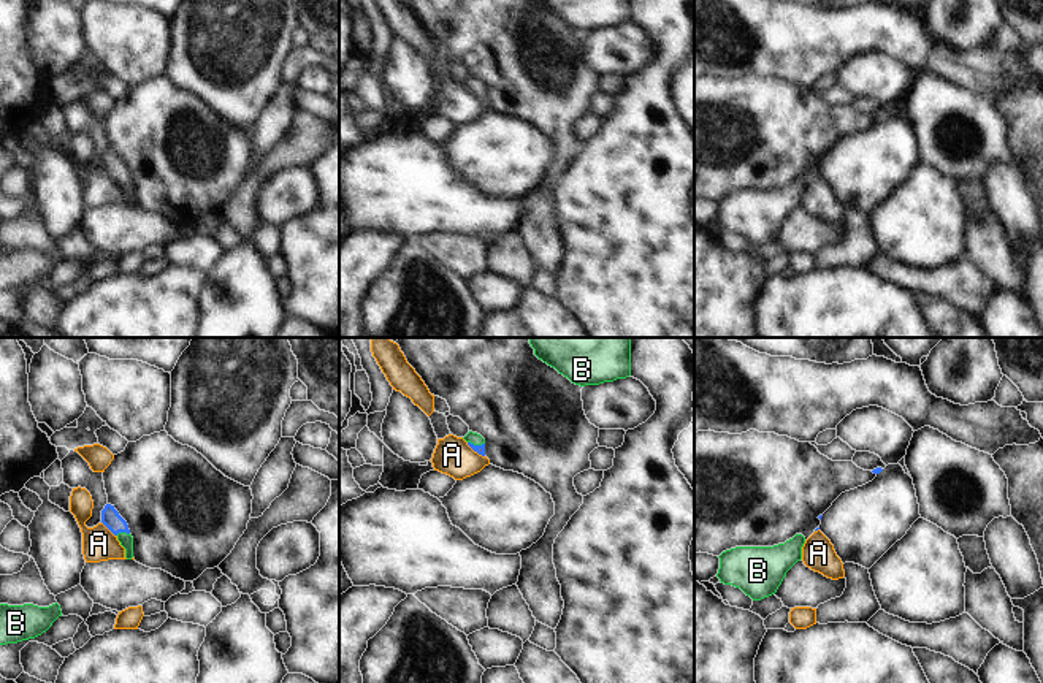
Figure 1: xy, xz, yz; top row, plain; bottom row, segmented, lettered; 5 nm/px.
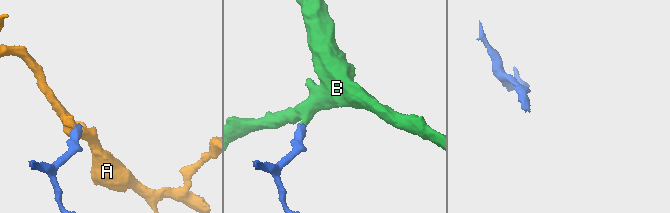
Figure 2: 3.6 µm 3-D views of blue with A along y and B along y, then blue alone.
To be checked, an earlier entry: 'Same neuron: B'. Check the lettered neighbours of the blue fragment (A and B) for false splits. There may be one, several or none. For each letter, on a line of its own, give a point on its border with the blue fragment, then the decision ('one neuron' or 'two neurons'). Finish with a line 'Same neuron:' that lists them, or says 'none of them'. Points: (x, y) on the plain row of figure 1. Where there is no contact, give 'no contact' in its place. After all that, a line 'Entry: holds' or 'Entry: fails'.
A: xy (110, 175) | two neurons
B: xy (122, 176) | one neuron
Same neuron: B
Entry: holds

